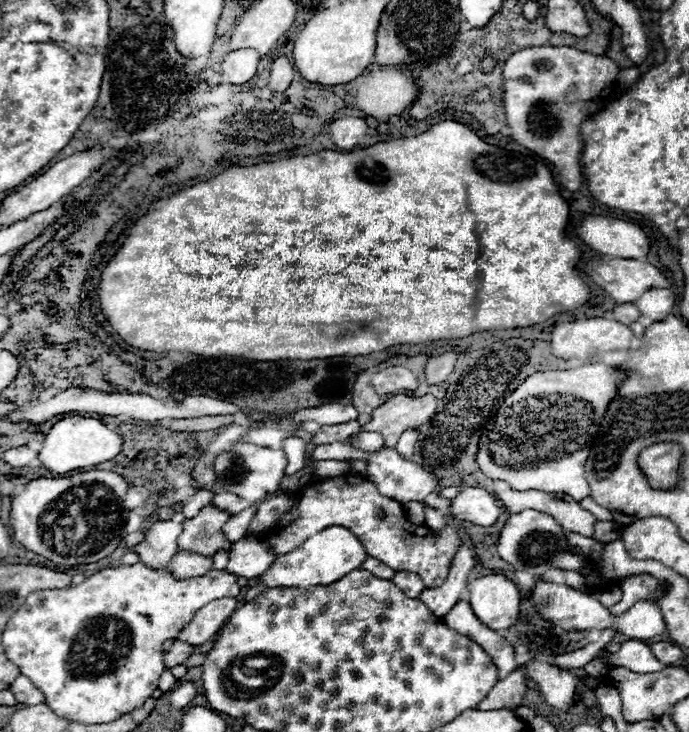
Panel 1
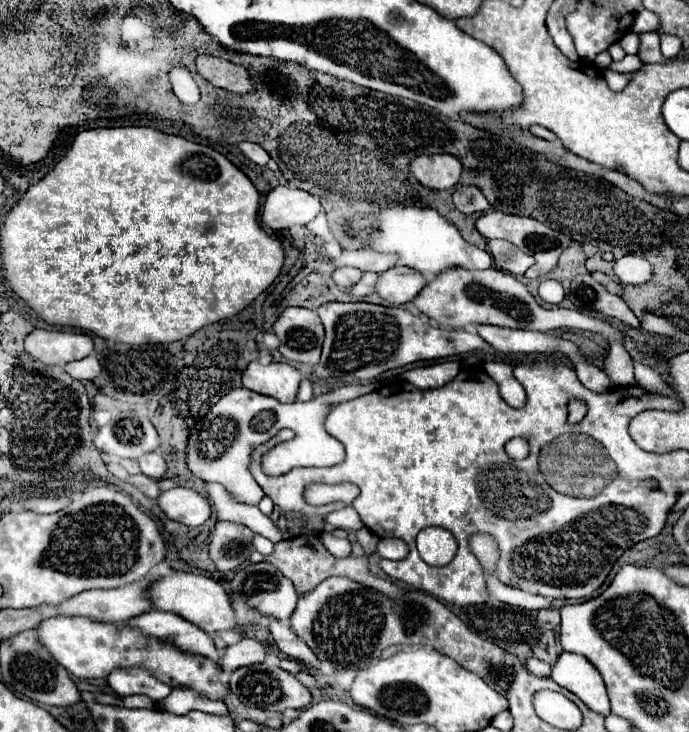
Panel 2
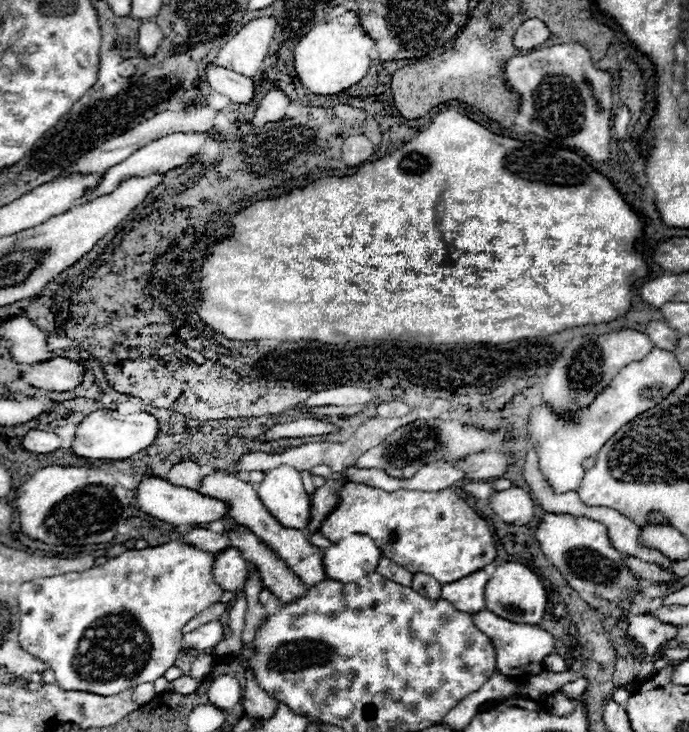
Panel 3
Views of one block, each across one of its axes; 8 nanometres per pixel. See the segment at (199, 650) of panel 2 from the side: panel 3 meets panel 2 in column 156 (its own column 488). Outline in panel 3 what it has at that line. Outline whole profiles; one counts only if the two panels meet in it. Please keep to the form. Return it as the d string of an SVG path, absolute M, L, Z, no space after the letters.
M490 610L484 612L476 612L472 614L472 620L476 624L476 628L480 628L480 632L484 632L486 636L490 636L494 650L496 650L496 666L500 672L504 672L506 676L515 679L524 676L528 680L532 674L540 674L544 670L542 660L544 656L554 652L554 638L552 634L548 634L546 630L538 628L538 626L530 626L530 624L514 624L510 620L504 620L496 614L492 614Z

